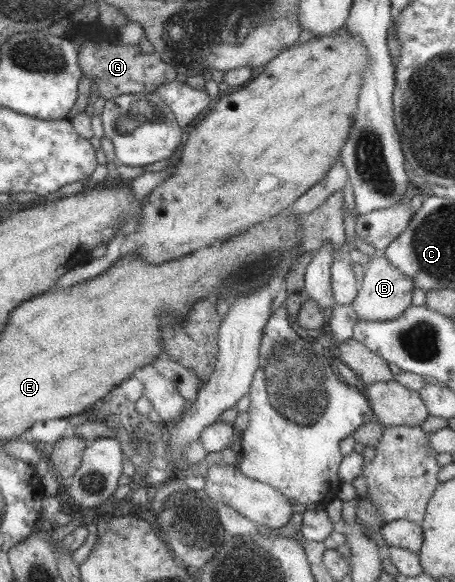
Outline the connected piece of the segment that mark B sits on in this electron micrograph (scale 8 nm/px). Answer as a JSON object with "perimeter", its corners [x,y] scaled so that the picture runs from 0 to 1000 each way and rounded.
{"perimeter":[[[824,433],[800,464],[798,485],[787,495],[776,515],[776,536],[787,550],[846,552],[866,550],[903,524],[903,507],[910,498],[908,485],[866,460],[840,433]]]}

